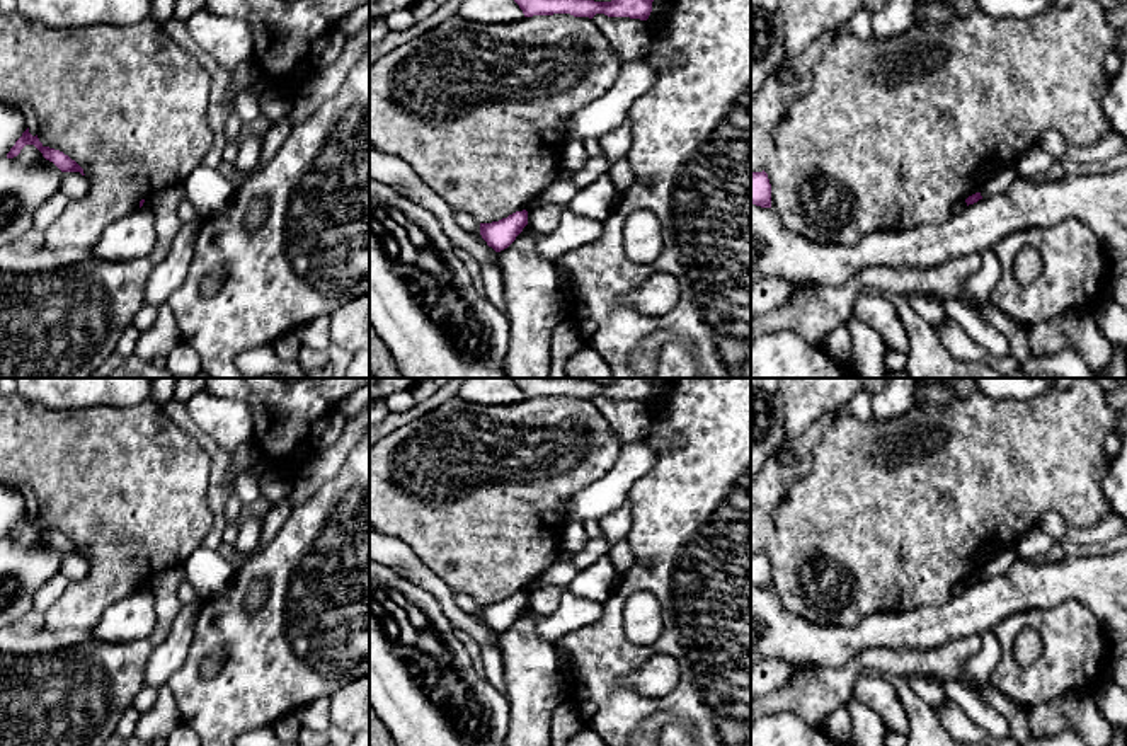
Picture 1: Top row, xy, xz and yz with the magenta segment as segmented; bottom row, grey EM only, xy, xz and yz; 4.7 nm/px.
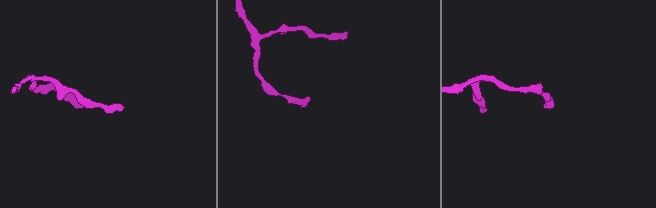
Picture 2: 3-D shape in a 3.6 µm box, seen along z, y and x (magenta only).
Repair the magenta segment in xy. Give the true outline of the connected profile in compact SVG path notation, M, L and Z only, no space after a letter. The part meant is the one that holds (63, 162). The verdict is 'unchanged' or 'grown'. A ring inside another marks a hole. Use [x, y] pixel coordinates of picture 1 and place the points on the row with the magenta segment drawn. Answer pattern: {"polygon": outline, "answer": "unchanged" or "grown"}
{"polygon": "M29 128L22 133L22 136L10 148L10 152L7 153L7 158L17 157L26 145L34 145L43 153L43 157L53 162L61 172L80 172L82 175L85 175L83 169L75 160L72 160L68 155L65 155L60 150L44 146L39 141L37 135L32 136L29 133Z", "answer": "unchanged"}

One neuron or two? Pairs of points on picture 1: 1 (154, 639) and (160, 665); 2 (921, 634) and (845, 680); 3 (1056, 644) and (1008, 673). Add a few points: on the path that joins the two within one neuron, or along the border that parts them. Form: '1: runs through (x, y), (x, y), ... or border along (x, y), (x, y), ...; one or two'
1: border along (177, 614), (171, 632), (148, 658), (145, 683); two
2: border along (935, 648), (869, 648), (857, 656); two
3: runs through (1049, 658), (1034, 673), (1022, 673); one

